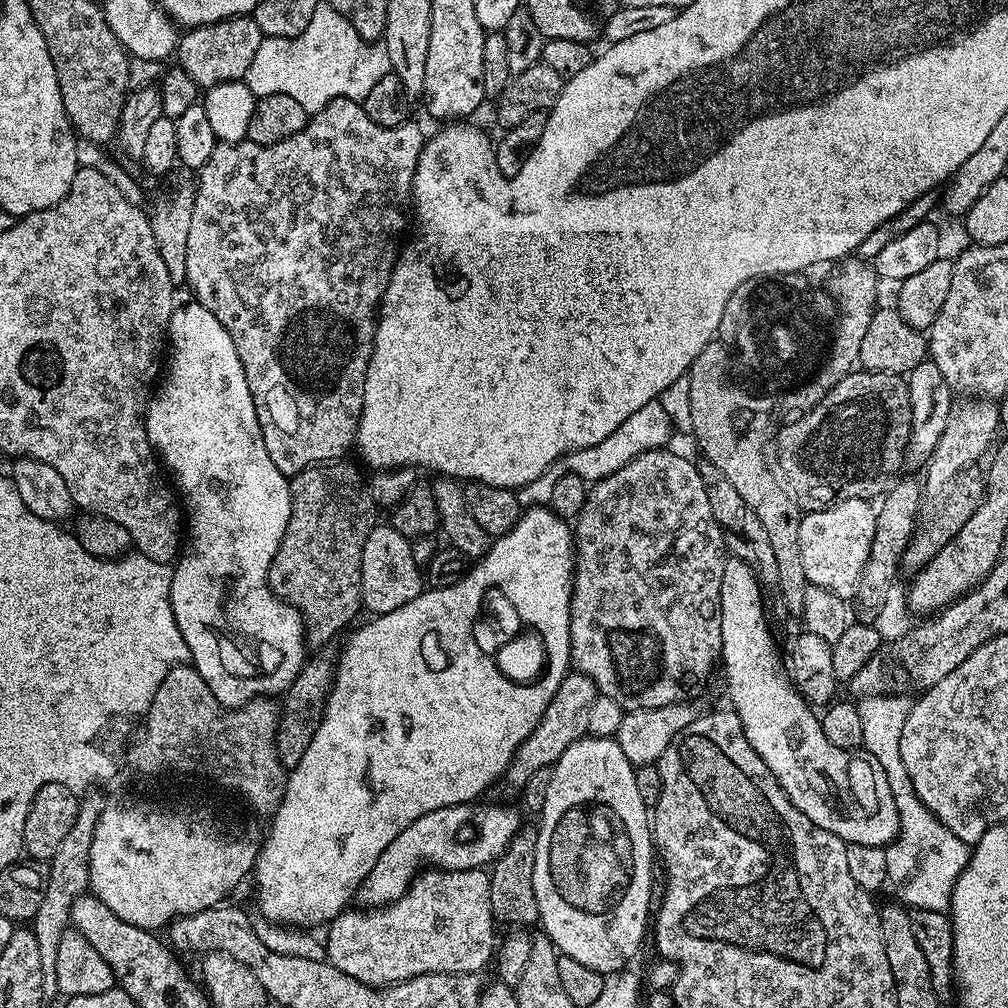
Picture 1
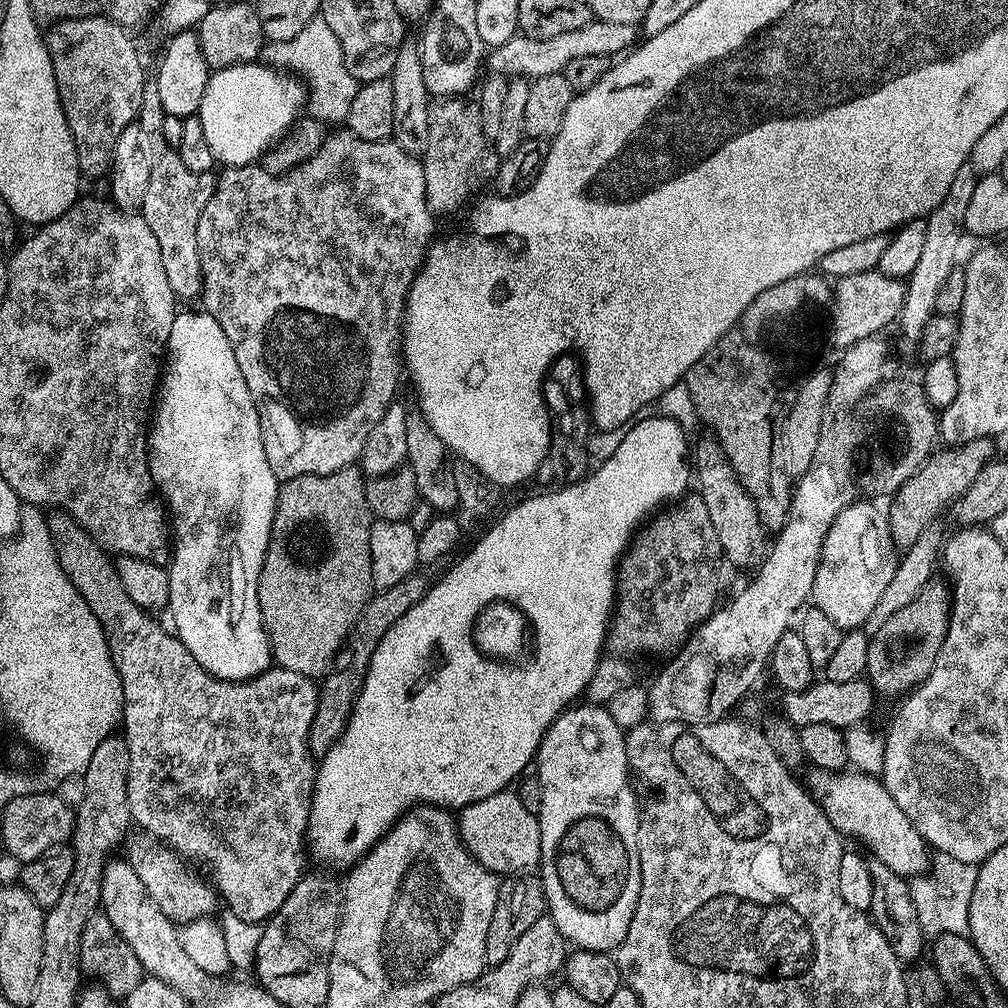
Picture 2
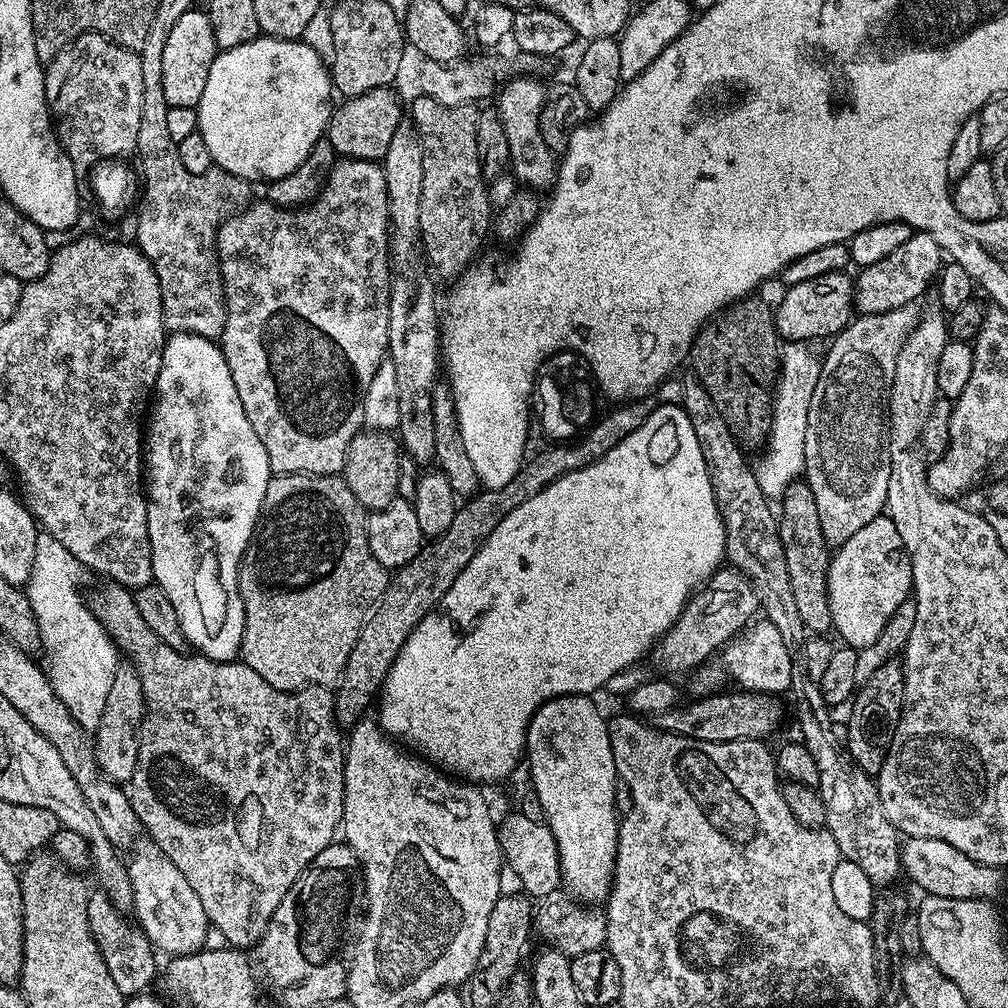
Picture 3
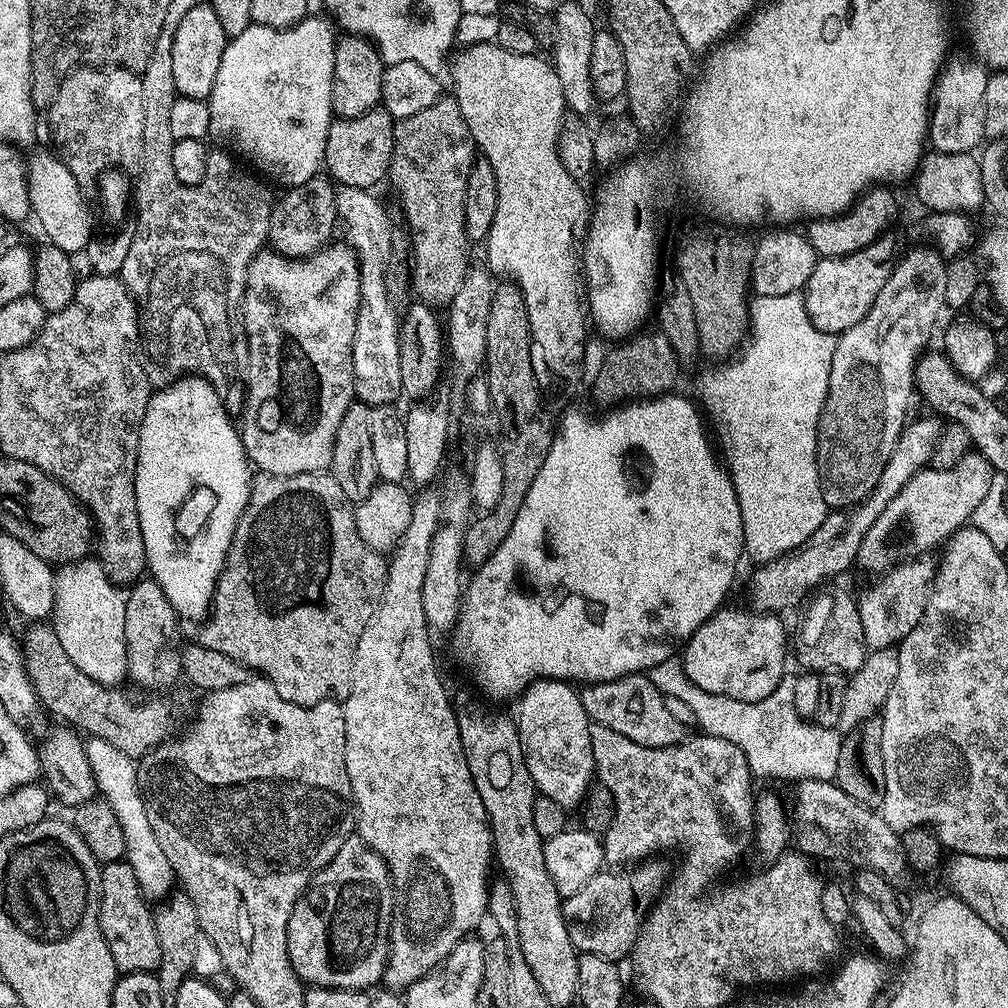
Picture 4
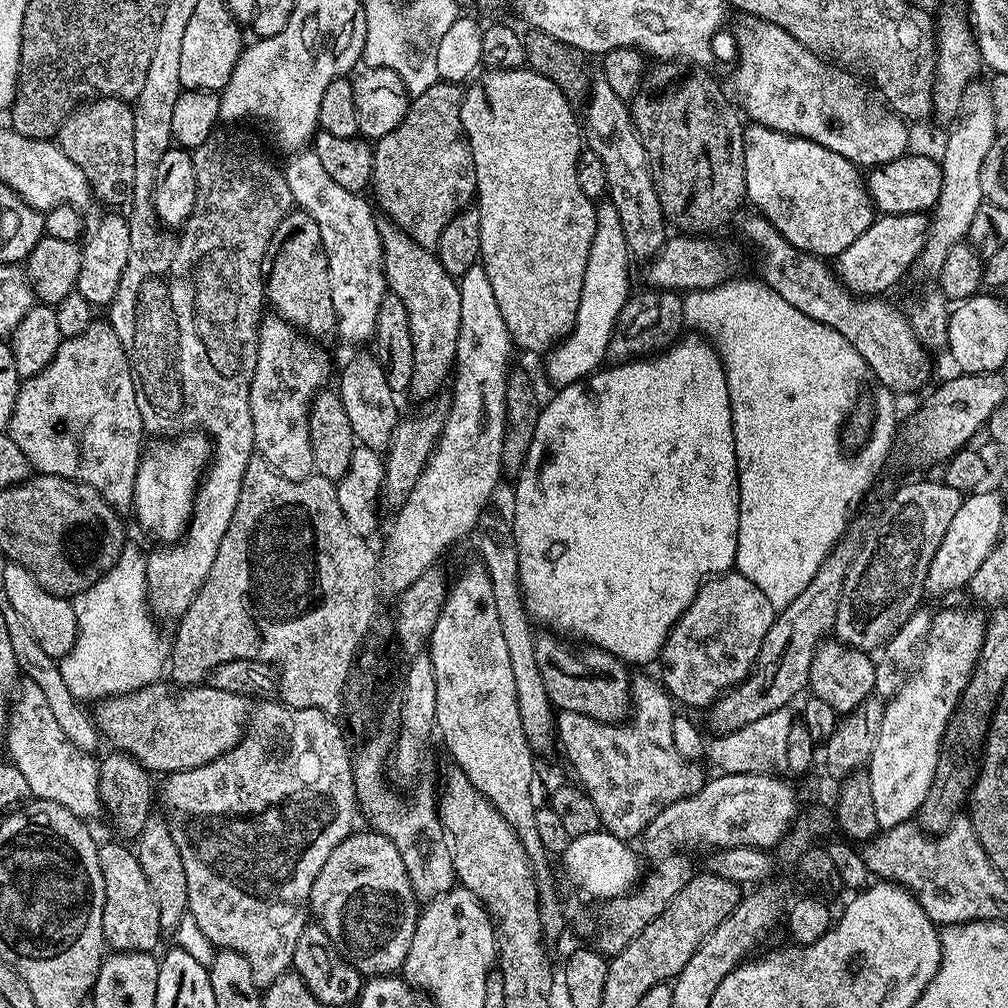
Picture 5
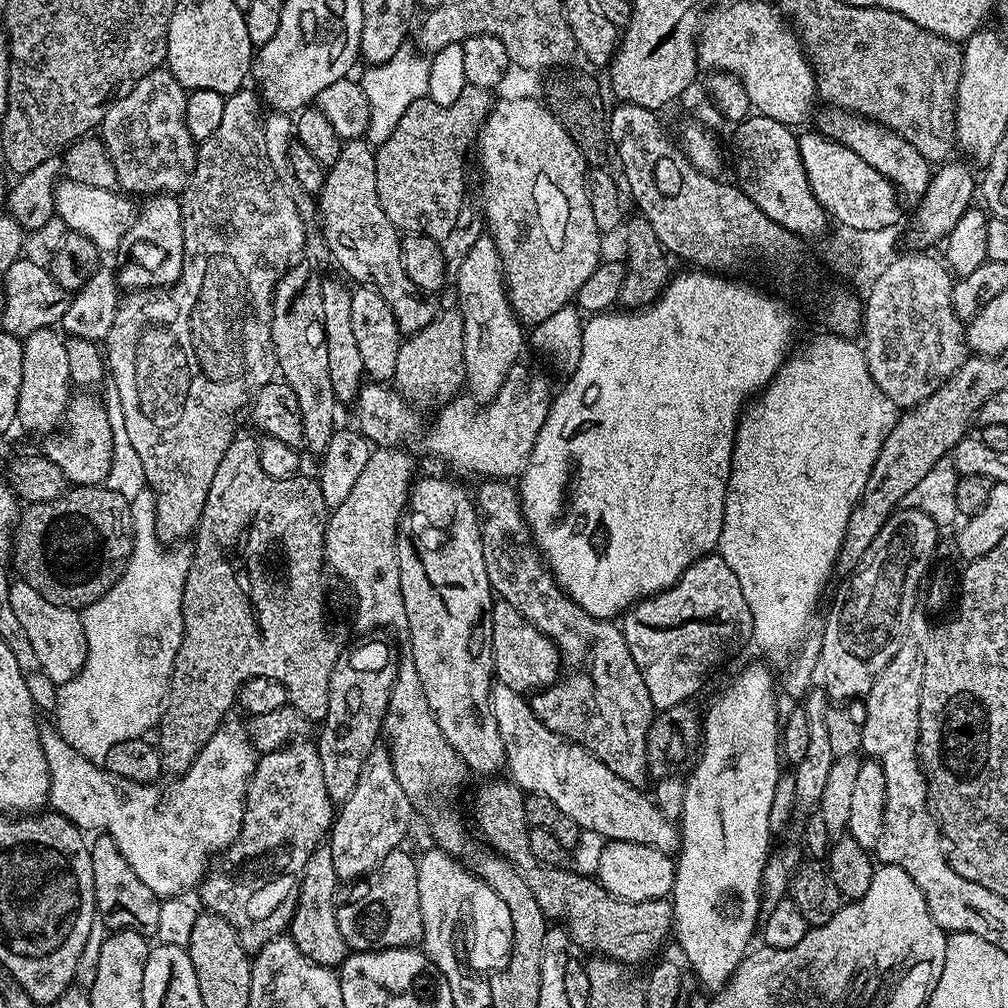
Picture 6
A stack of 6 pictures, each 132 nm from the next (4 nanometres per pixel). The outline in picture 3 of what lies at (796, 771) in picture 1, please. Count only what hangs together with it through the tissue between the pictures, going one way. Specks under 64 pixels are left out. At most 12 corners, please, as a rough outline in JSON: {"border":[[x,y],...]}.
{"border":[[907,837],[903,875],[930,896],[992,902],[1004,868]]}

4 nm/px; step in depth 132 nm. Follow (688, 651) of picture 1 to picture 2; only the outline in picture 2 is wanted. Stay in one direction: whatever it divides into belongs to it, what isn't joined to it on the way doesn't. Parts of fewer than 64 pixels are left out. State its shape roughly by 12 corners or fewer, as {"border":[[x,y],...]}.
{"border":[[699,494],[618,561],[607,651],[679,649],[718,607],[718,530]]}

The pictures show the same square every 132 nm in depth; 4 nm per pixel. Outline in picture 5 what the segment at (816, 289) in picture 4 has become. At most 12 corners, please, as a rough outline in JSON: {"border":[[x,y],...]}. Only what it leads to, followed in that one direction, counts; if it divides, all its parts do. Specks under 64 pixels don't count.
{"border":[[877,215],[835,257],[861,298],[890,291],[919,261],[929,217]]}

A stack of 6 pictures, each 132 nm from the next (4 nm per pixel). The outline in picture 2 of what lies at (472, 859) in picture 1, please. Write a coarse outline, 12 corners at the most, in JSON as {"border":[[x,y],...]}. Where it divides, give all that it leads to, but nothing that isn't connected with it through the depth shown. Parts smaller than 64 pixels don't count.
{"border":[[515,791],[459,809],[460,840],[497,877],[539,869],[540,817]]}

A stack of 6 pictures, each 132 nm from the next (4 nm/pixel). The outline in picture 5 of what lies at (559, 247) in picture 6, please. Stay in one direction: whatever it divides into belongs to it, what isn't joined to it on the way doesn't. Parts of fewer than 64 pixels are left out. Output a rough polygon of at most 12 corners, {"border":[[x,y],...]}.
{"border":[[525,67],[460,107],[479,263],[517,349],[575,326],[596,204],[577,109]]}

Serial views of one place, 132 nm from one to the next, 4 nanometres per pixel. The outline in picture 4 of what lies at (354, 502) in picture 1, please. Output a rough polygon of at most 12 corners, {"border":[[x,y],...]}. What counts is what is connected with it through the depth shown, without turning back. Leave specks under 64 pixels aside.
{"border":[[327,471],[260,474],[201,648],[342,702],[386,560]]}

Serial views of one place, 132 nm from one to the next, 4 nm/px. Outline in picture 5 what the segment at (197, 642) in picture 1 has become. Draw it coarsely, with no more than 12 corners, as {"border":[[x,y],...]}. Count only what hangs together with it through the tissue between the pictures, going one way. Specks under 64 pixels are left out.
{"border":[[210,442],[145,451],[134,486],[136,520],[176,542],[191,519]]}

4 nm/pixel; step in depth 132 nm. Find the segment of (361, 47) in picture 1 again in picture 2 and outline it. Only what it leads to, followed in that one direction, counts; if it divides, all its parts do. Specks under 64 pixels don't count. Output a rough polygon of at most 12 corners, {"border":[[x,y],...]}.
{"border":[[318,14],[262,60],[306,85],[306,108],[347,121],[358,81]]}

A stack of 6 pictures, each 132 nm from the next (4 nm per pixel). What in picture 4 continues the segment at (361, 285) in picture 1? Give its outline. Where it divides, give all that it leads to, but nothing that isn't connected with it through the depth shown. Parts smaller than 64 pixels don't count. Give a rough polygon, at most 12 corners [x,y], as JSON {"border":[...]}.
{"border":[[347,243],[261,250],[240,302],[244,453],[325,471],[356,396]]}

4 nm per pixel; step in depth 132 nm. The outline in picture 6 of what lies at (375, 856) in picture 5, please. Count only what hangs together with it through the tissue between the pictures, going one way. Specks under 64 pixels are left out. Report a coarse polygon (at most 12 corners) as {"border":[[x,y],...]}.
{"border":[[405,850],[336,905],[349,949],[424,938],[416,860]]}

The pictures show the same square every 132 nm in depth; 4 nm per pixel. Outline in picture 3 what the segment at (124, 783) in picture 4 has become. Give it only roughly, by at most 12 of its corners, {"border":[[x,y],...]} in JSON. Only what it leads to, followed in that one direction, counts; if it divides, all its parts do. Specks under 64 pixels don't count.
{"border":[[148,838],[127,861],[135,923],[169,957],[210,925],[182,870]]}

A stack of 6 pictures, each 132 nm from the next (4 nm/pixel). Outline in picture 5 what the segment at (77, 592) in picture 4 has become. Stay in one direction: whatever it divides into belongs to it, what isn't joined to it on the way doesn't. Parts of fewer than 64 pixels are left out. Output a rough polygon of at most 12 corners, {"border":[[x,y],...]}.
{"border":[[146,552],[72,600],[59,661],[78,702],[137,692],[166,668]]}

